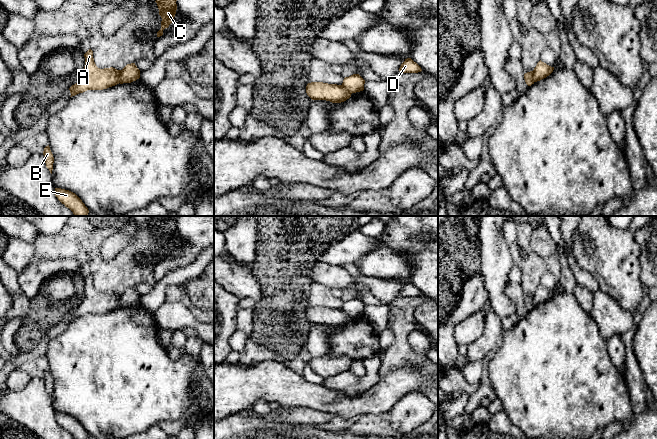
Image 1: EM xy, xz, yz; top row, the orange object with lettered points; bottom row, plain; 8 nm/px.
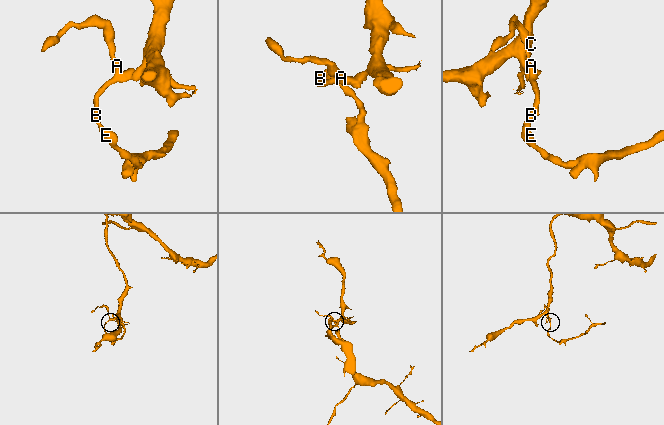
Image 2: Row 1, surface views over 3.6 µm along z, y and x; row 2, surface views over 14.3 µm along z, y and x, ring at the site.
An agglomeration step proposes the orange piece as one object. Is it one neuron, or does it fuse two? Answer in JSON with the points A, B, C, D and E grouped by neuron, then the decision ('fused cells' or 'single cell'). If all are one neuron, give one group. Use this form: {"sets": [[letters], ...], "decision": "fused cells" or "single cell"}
{"sets": [["A", "B", "E"], ["C", "D"]], "decision": "fused cells"}

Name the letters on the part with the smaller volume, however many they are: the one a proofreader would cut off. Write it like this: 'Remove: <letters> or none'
Remove: A, B, E

